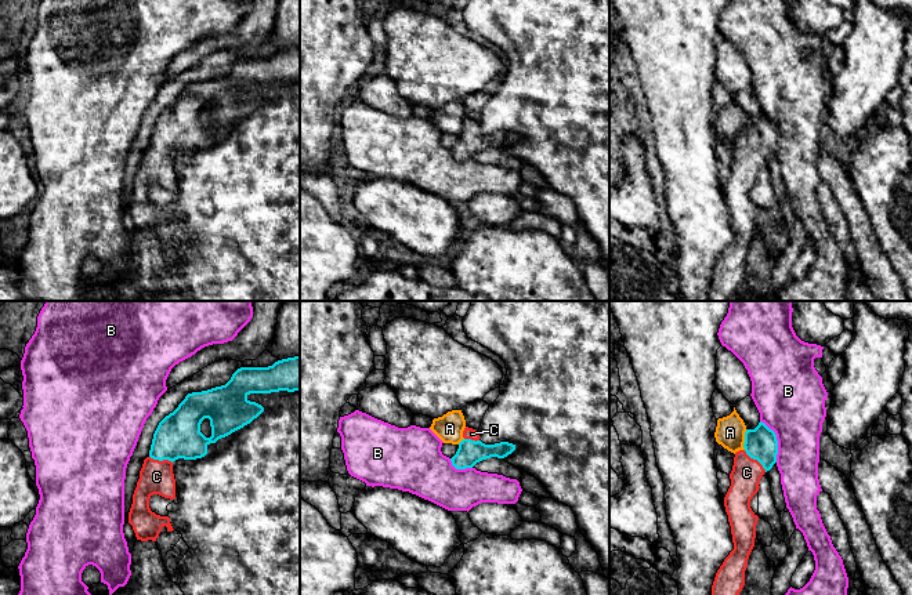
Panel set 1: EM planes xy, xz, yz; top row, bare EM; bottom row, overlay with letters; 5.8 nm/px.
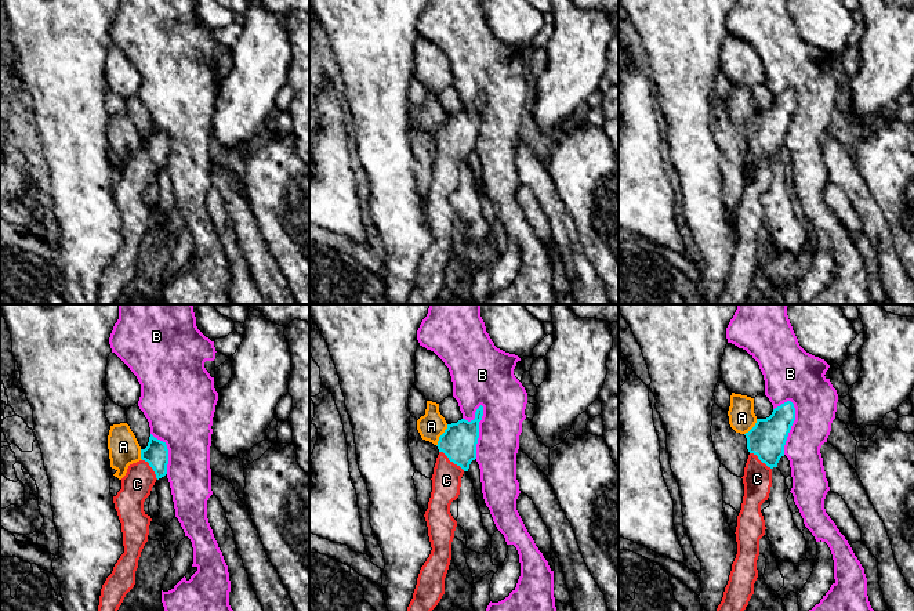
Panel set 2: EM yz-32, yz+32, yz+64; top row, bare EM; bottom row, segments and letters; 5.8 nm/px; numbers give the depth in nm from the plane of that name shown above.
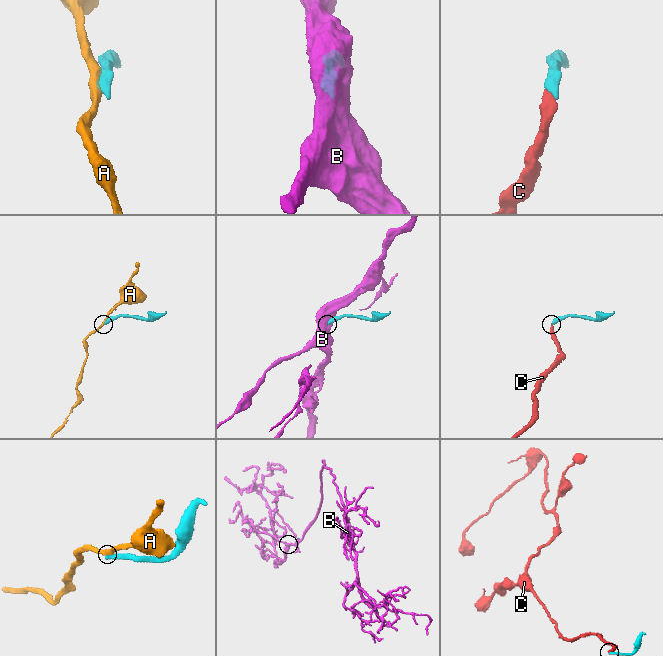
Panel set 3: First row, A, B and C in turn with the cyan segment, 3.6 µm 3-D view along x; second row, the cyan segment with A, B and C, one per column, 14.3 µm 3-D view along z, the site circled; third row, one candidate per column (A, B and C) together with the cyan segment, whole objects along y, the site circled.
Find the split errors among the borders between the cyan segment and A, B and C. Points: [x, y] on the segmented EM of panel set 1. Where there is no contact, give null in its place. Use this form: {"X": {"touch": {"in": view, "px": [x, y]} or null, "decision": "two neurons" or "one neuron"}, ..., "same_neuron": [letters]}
{"A": {"touch": {"in": "yz", "px": [745, 439]}, "decision": "two neurons"}, "B": {"touch": {"in": "yz", "px": [777, 441]}, "decision": "two neurons"}, "C": {"touch": {"in": "yz", "px": [756, 459]}, "decision": "one neuron"}, "same_neuron": ["C"]}

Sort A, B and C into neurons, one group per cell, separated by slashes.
A / B / C

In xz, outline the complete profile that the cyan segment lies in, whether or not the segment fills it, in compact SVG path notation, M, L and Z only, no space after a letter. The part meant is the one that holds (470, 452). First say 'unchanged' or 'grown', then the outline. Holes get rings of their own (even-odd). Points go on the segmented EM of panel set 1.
grown; M468 427L464 428L463 438L456 454L450 458L456 469L473 468L491 457L504 458L515 450L515 445L509 442L485 445L479 440L479 432Z

